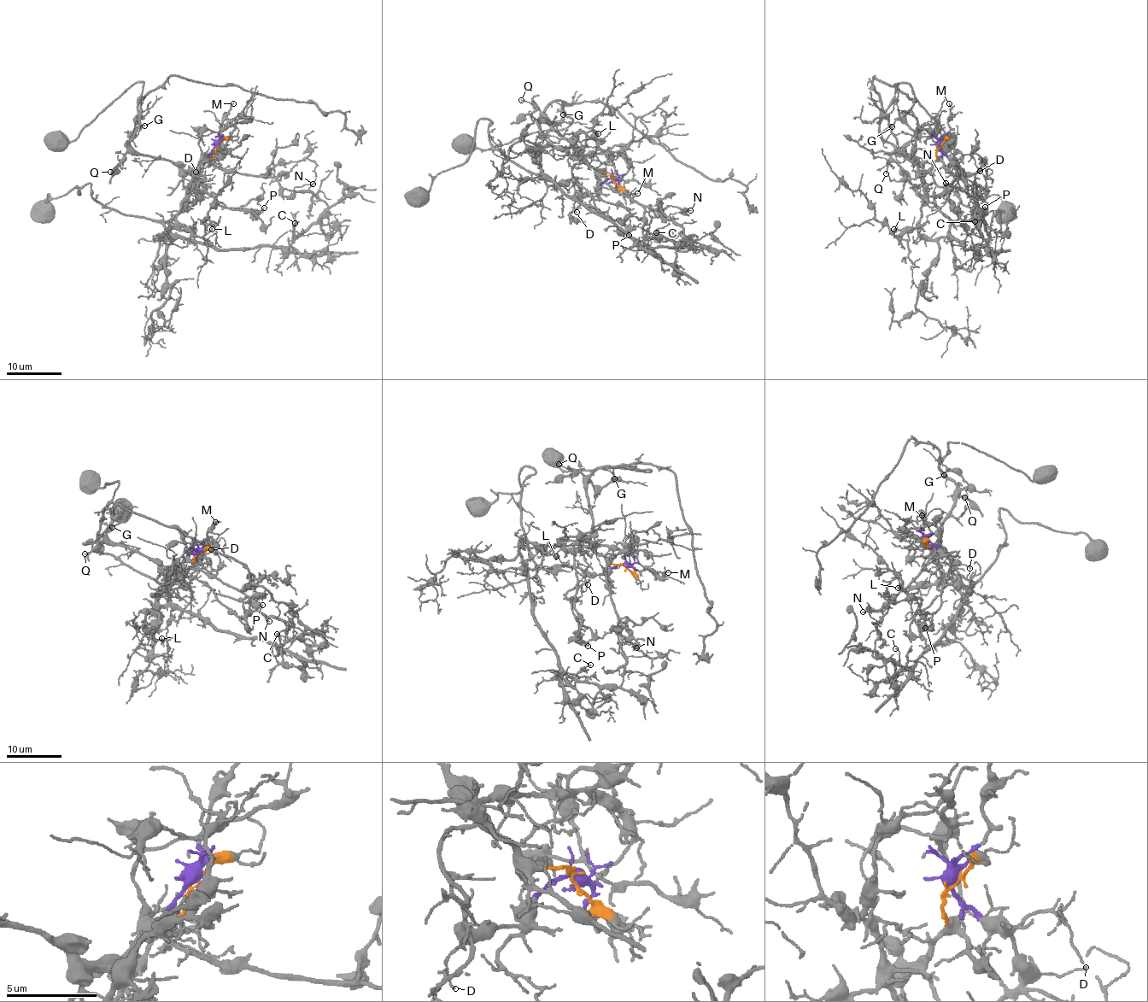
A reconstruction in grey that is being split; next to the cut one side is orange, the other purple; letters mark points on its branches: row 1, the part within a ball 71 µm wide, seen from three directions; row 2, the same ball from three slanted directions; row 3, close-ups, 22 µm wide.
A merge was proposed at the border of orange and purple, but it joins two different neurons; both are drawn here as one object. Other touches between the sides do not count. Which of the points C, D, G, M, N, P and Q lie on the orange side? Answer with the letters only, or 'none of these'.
G, N, P, Q

